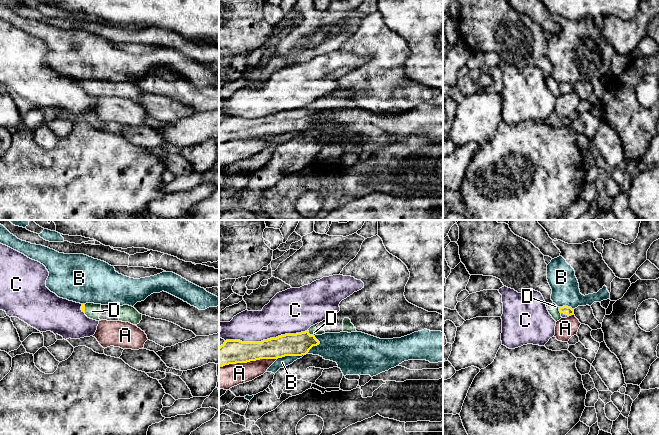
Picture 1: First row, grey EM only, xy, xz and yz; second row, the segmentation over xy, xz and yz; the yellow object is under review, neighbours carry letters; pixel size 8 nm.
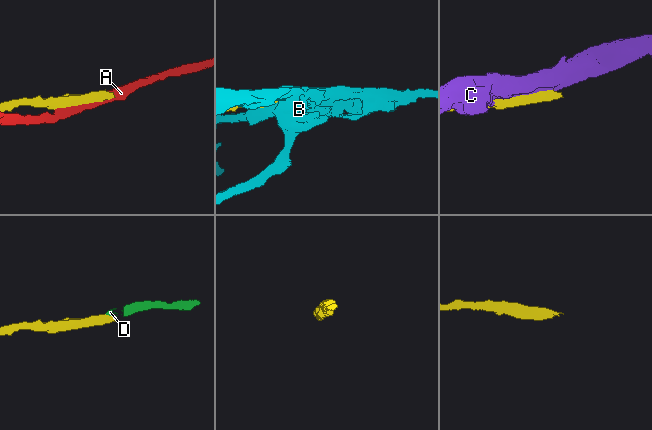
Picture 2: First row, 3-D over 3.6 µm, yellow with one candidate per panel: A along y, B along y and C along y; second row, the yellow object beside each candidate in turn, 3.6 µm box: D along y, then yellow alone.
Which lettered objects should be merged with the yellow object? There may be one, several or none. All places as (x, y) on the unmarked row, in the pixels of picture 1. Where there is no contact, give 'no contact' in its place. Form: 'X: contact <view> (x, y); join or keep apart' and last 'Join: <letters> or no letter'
A: contact xz (248, 137); keep apart
B: contact xz (290, 131); keep apart
C: contact xz (267, 115); keep apart
D: contact xz (309, 110); join
Join: D

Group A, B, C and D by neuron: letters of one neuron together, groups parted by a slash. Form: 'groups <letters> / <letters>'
groups A / B / C / D

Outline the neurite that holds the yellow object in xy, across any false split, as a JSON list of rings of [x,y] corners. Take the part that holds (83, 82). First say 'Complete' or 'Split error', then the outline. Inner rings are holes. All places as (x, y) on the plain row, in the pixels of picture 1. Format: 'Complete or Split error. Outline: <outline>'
Split error. Outline: [[[86,79],[82,80],[81,82],[82,88],[85,89],[85,91],[93,96],[101,97],[99,95],[99,90],[101,87],[101,80],[94,80],[94,79]]]

